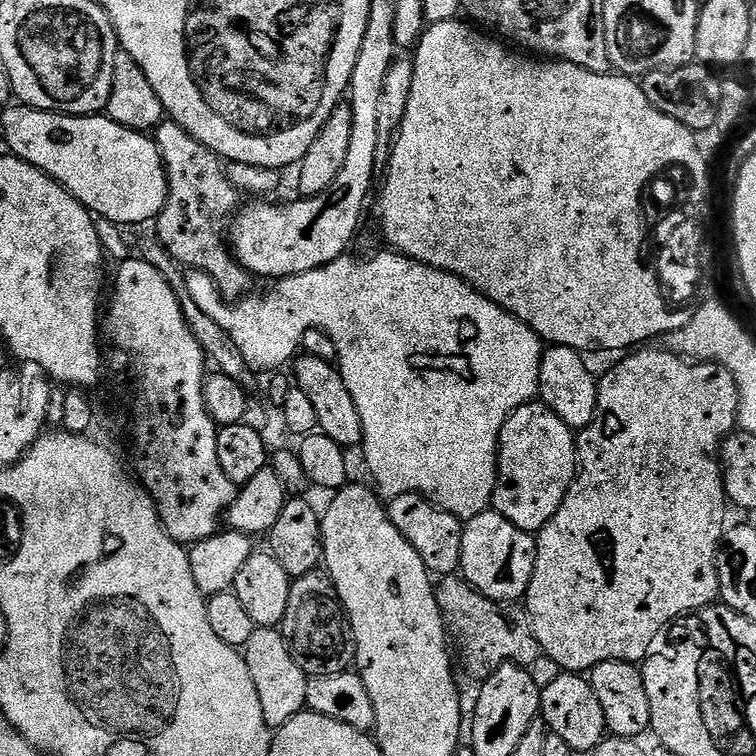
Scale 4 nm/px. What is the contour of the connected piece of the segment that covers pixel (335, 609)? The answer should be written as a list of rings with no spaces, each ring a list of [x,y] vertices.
[[[317,570],[305,576],[295,577],[290,590],[290,602],[286,602],[286,614],[278,625],[284,640],[298,666],[309,677],[325,676],[328,672],[345,671],[342,661],[350,656],[350,629],[344,605],[341,604],[331,576]]]

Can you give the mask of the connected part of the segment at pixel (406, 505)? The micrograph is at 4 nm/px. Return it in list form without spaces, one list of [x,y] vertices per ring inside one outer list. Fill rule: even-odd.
[[[416,492],[393,496],[387,501],[386,507],[390,522],[394,522],[394,526],[398,526],[398,534],[402,534],[402,538],[406,538],[406,542],[410,542],[414,550],[418,550],[429,573],[443,578],[460,572],[464,524],[457,516],[442,510]]]

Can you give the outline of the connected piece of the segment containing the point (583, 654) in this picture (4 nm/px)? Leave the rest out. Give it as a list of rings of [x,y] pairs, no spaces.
[[[644,346],[639,350],[629,351],[627,355],[620,358],[625,358],[625,360],[618,361],[604,377],[602,375],[599,377],[596,386],[596,416],[585,428],[579,429],[578,435],[576,436],[576,459],[578,461],[576,479],[572,481],[572,485],[566,494],[566,498],[562,502],[562,506],[558,506],[558,514],[554,514],[554,518],[550,518],[550,522],[546,522],[546,526],[540,529],[536,536],[536,561],[534,562],[532,581],[528,587],[526,609],[528,617],[531,620],[533,634],[540,644],[541,653],[545,656],[549,656],[554,662],[558,662],[560,669],[568,674],[588,674],[602,662],[610,662],[611,660],[625,660],[627,664],[636,664],[637,662],[643,661],[650,650],[650,642],[654,642],[654,638],[658,633],[664,631],[669,624],[679,620],[680,617],[685,614],[691,614],[705,606],[715,605],[720,595],[720,579],[718,578],[718,570],[716,569],[716,553],[726,531],[724,515],[727,514],[728,508],[730,509],[728,492],[724,488],[722,445],[737,427],[740,414],[740,391],[736,385],[734,374],[730,374],[730,370],[726,370],[721,364],[715,362],[689,362],[685,357],[669,350],[667,347],[664,347],[665,349],[652,347],[656,346]]]

